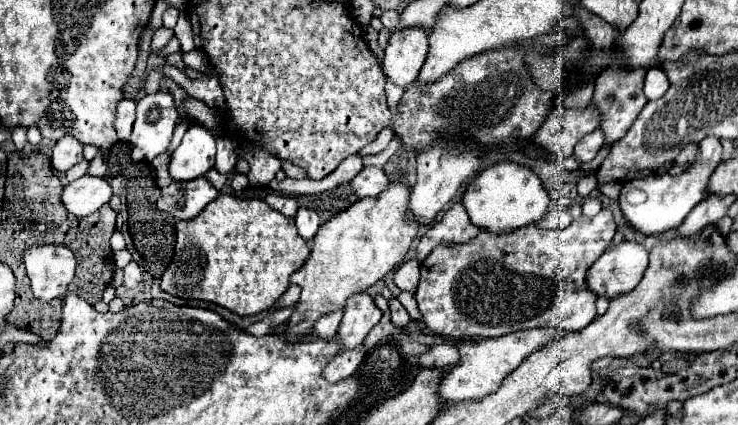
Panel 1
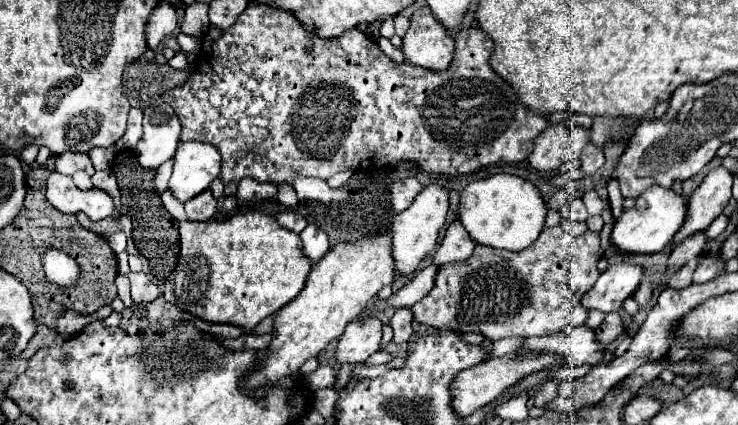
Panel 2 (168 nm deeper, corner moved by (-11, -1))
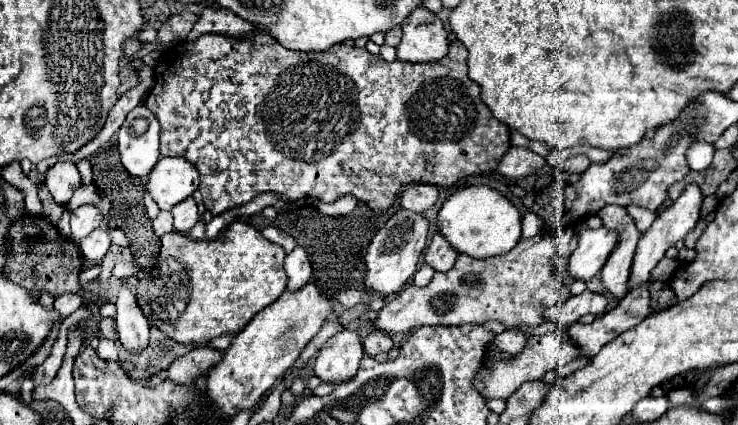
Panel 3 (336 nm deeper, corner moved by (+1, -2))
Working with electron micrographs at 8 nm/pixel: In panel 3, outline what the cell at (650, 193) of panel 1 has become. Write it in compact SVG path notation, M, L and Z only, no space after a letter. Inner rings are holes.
M610 228L598 230L578 230L580 236L578 248L572 252L570 260L564 264L564 270L574 278L590 280L596 272L602 270L608 256L618 246L620 234Z

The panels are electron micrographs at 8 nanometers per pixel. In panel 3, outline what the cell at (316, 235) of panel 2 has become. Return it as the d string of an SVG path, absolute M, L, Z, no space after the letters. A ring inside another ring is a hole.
M296 246L290 254L286 254L284 270L288 274L288 290L300 290L312 278L312 264L308 260L308 250L304 246Z

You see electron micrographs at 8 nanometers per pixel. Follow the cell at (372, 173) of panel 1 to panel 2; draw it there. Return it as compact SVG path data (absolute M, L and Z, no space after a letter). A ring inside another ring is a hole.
M410 177L410 179L404 179L404 181L398 181L398 183L392 183L390 187L390 199L392 199L392 209L396 213L408 209L414 201L414 197L424 189L424 185L416 179L416 177Z

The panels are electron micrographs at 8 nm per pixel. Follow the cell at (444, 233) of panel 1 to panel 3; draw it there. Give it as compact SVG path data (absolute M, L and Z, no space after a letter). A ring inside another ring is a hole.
M436 232L436 234L432 236L430 246L426 248L424 260L426 260L426 264L432 266L434 270L446 272L446 270L450 270L450 268L454 266L456 256L458 256L456 248L452 248L450 242L448 242L440 232Z

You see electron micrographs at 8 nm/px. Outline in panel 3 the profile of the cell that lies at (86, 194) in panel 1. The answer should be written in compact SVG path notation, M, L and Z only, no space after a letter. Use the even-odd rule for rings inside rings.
M82 204L78 206L74 212L72 212L72 220L70 220L70 226L72 226L72 236L74 238L84 238L88 236L94 228L98 228L100 224L100 210L96 206L90 206L90 204Z

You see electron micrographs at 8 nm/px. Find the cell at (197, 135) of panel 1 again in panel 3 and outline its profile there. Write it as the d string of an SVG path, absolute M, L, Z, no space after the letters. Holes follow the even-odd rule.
M162 156L148 176L148 190L160 210L170 210L190 198L200 184L200 174L184 156Z

